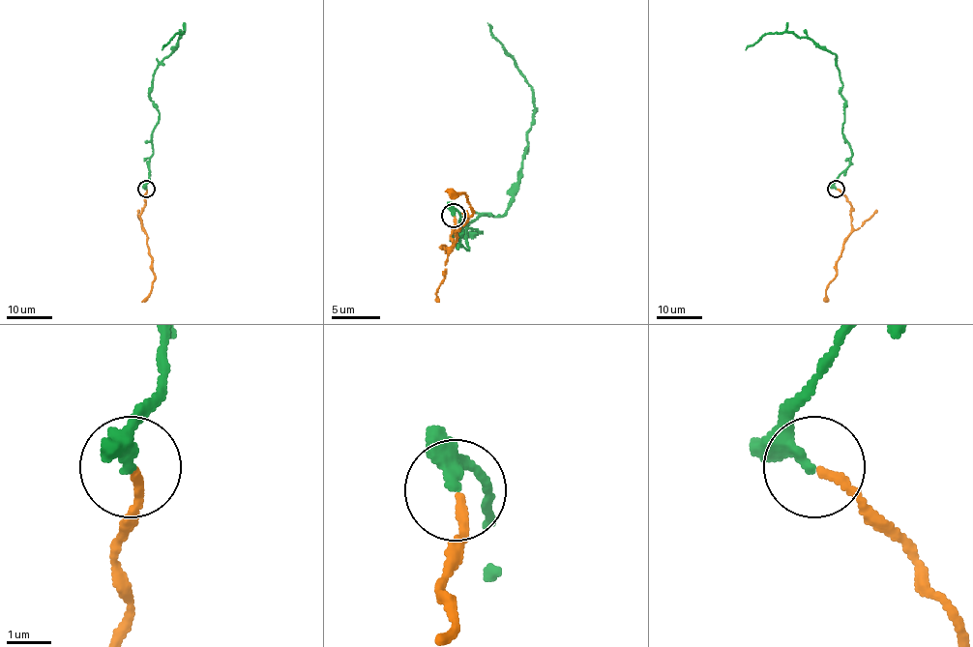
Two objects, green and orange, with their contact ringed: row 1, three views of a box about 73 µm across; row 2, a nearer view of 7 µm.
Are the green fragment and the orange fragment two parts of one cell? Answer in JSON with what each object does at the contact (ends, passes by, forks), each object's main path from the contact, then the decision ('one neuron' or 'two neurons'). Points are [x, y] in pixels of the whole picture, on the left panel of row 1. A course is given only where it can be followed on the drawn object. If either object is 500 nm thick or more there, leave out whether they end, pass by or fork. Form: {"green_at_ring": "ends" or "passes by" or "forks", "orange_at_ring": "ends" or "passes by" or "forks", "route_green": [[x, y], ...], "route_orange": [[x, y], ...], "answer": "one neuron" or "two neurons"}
{"green_at_ring": "passes by", "orange_at_ring": "ends", "route_green": [[146, 189], [152, 132], [159, 120], [149, 94], [154, 70], [184, 32], [162, 49]], "route_orange": [[146, 189], [140, 215], [155, 279], [151, 292], [141, 302]], "answer": "one neuron"}

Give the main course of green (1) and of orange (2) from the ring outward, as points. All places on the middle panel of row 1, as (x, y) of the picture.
1: (454, 215), (468, 249), (466, 229), (481, 232), (461, 224), (502, 215), (534, 120), (487, 23)
2: (454, 217), (452, 247), (442, 247), (449, 249), (473, 207), (463, 192), (444, 191)

